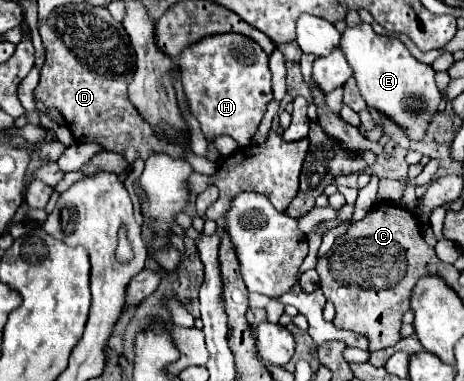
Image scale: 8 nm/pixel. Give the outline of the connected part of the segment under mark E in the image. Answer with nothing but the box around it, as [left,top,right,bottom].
[340,24,442,140]

